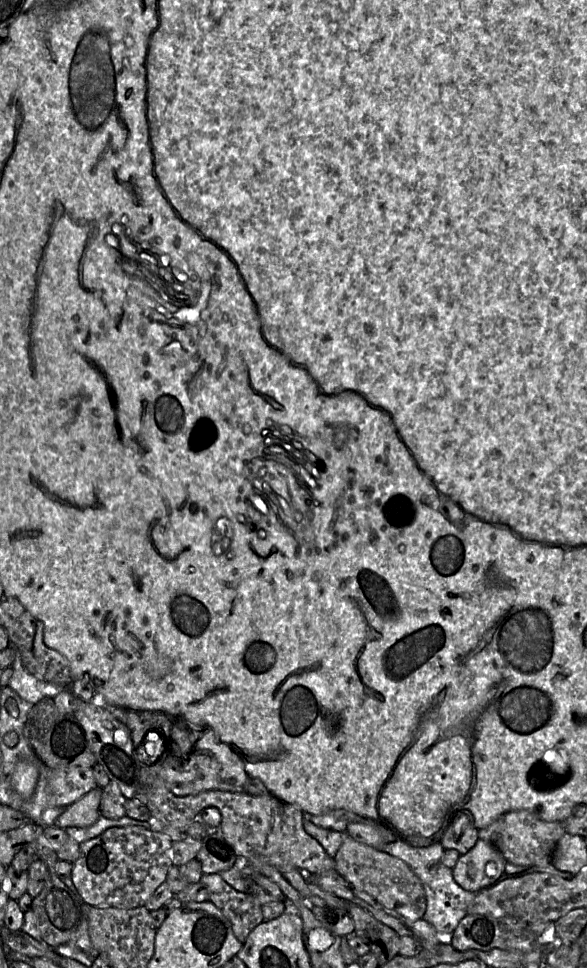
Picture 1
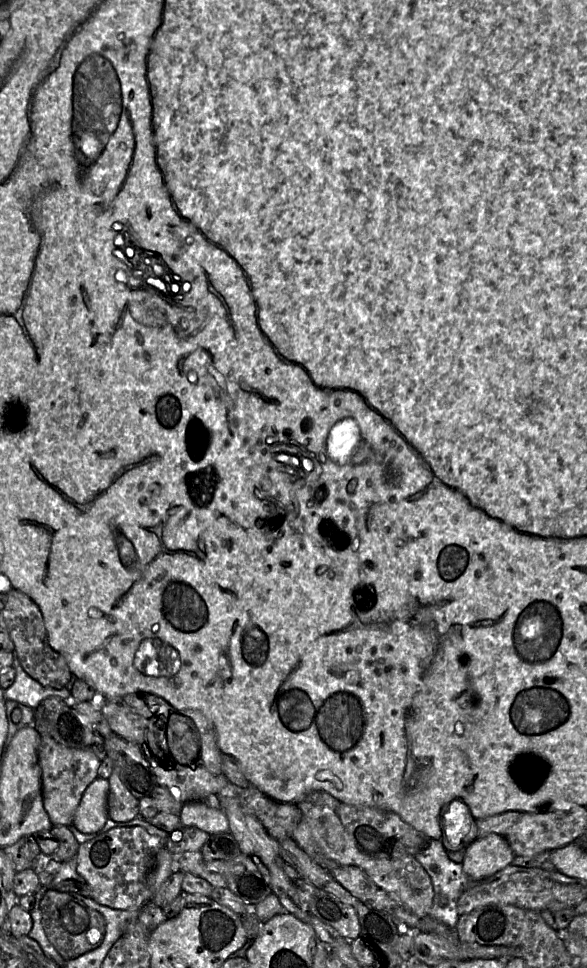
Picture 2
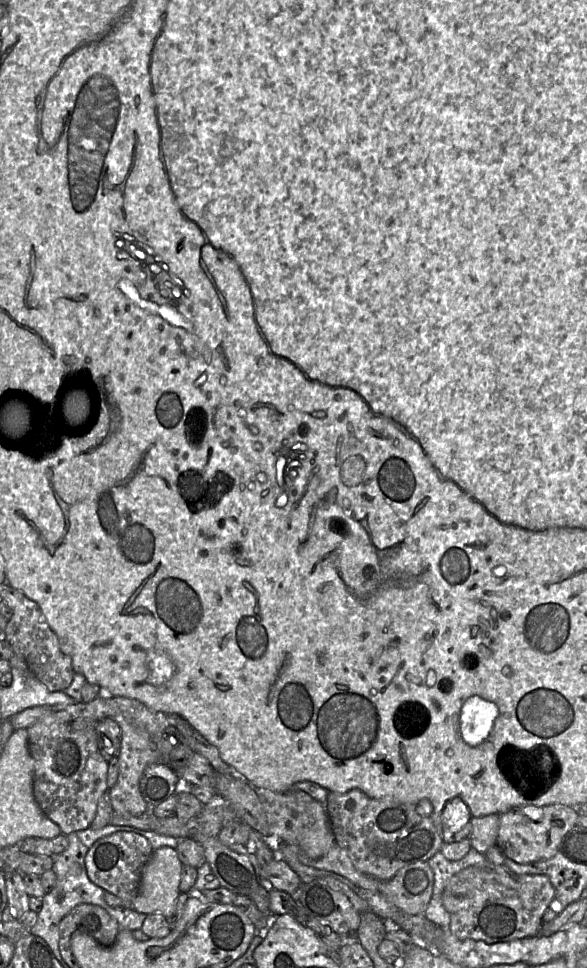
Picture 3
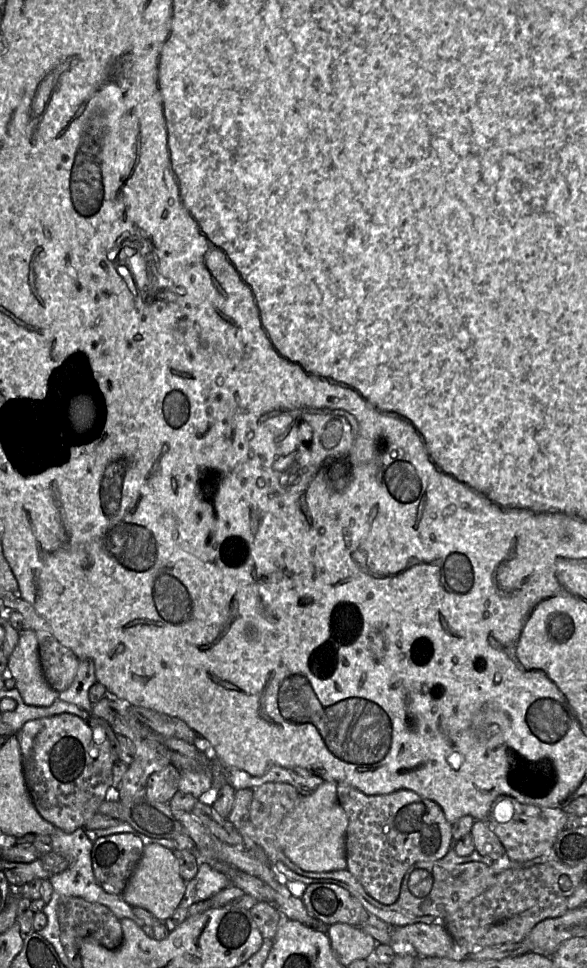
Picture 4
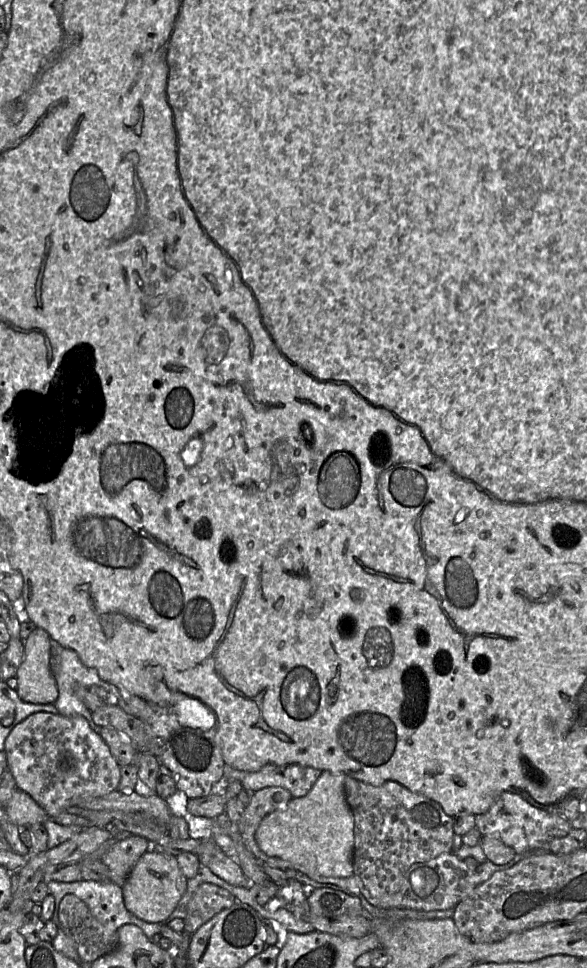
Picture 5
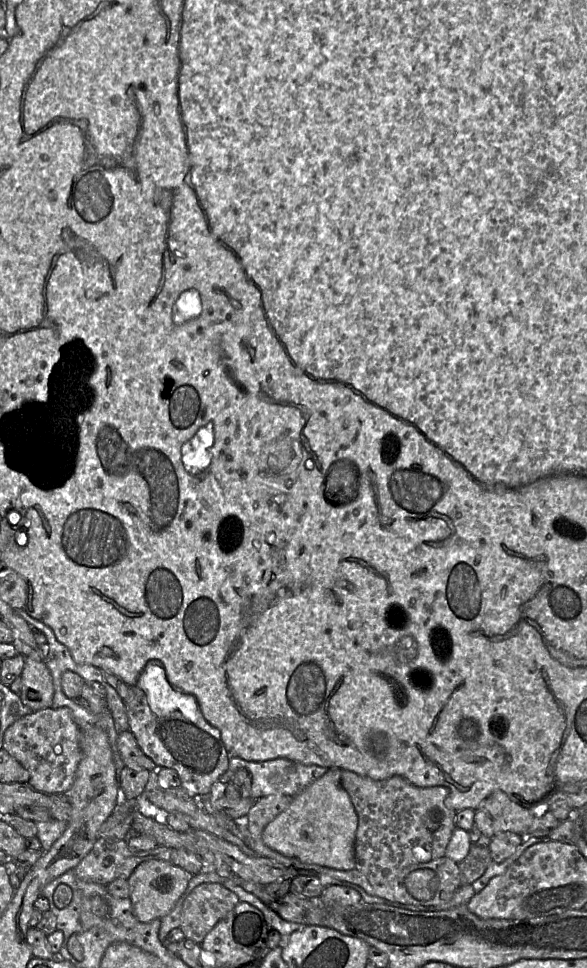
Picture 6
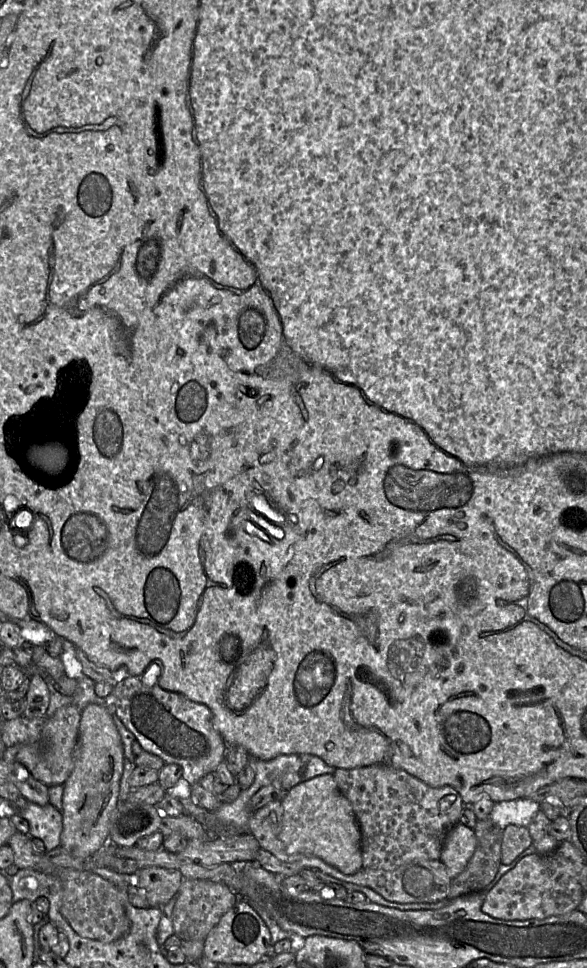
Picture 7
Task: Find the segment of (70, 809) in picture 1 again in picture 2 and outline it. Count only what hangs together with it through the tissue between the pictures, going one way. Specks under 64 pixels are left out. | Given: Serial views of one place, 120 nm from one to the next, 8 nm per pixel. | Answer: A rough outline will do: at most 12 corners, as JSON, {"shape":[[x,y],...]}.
{"shape":[[98,777],[85,790],[73,827],[99,831],[108,820],[109,781]]}

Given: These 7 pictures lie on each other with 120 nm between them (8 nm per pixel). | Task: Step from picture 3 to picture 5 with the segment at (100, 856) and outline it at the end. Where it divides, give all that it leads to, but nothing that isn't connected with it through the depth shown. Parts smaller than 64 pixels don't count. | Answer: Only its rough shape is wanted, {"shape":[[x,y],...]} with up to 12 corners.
{"shape":[[128,836],[101,858],[110,881],[123,887],[147,852],[143,837]]}

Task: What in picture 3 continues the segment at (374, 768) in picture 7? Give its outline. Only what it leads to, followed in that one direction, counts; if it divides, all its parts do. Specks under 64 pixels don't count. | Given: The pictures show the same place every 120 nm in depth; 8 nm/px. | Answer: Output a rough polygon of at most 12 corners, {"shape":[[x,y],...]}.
{"shape":[[330,791],[336,844],[387,881],[444,841],[417,805]]}

